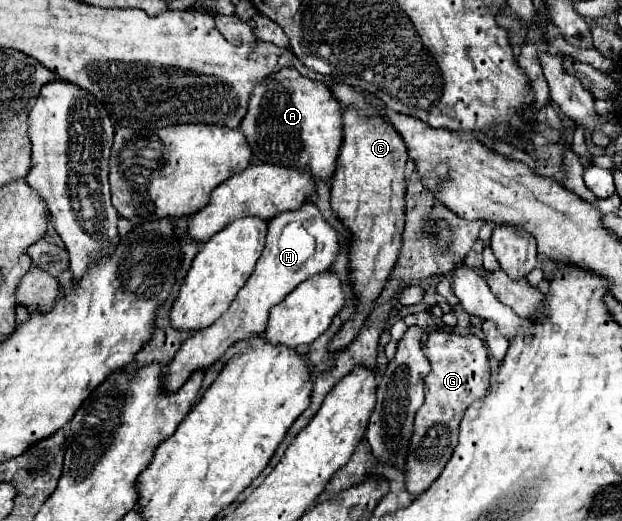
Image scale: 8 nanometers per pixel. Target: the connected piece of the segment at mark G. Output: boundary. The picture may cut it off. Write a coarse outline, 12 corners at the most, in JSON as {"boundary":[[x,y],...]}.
{"boundary":[[435,330],[405,464],[413,496],[451,458],[459,420],[487,394],[487,348]]}

